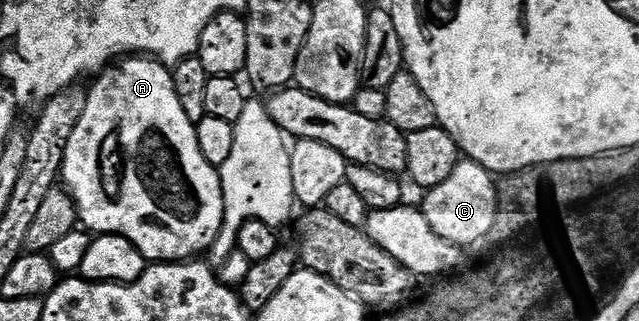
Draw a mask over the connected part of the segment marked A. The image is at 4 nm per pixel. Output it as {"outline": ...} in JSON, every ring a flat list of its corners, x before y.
{"outline":[[130,55,103,69,101,73,97,74,95,81,98,82,94,86,89,86,84,115,80,115,80,123,76,123,76,127,68,139,68,147,64,151,64,163,62,164,61,180,68,192,74,196,79,222,94,235,122,234,145,255,147,262,150,263,181,263,205,254,212,247,216,235,220,235,220,227,224,219,222,178,216,166,208,163,208,159,204,159,204,154,200,152,200,143,196,143,196,123,192,119,188,119,180,99,176,96,173,72,161,61,149,55]]}

